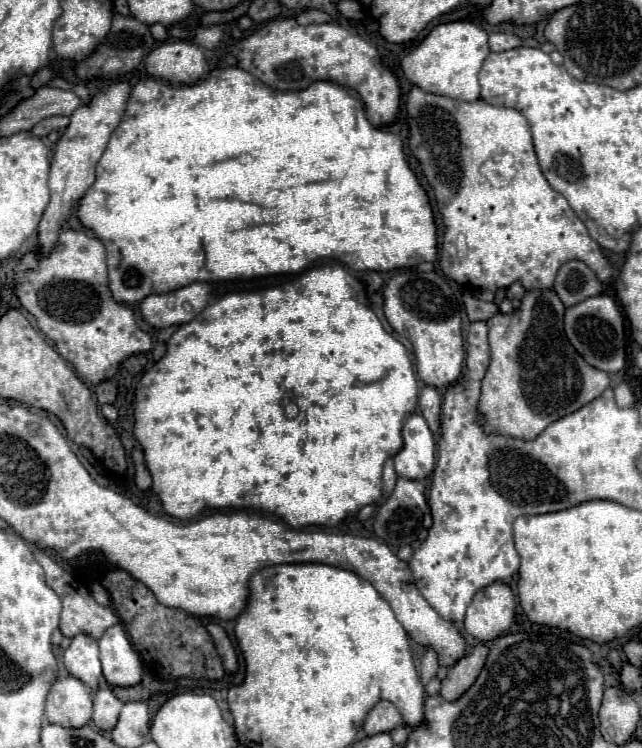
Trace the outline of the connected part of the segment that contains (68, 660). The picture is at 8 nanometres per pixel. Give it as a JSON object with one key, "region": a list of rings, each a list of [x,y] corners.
{"region":[[[86,634],[74,636],[70,648],[64,652],[64,666],[70,676],[96,690],[102,676],[102,666],[98,662],[98,642]]]}

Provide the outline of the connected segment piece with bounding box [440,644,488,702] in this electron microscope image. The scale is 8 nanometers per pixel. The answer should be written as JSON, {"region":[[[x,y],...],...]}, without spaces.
{"region":[[[476,644],[470,654],[466,654],[462,660],[456,662],[456,666],[452,666],[448,670],[448,676],[442,680],[442,690],[440,696],[448,702],[458,700],[478,678],[484,662],[488,656],[488,648],[484,644]]]}

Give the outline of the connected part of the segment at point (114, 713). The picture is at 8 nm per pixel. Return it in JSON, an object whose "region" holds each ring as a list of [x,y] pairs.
{"region":[[[106,686],[100,688],[94,694],[94,716],[92,716],[94,724],[104,732],[112,730],[118,722],[118,714],[120,714],[122,706],[124,704],[112,694],[110,688],[106,688]]]}

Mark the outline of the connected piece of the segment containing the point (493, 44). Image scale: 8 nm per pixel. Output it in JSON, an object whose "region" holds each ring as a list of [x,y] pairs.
{"region":[[[493,32],[488,36],[488,48],[490,52],[504,52],[522,46],[522,40],[516,34]]]}

